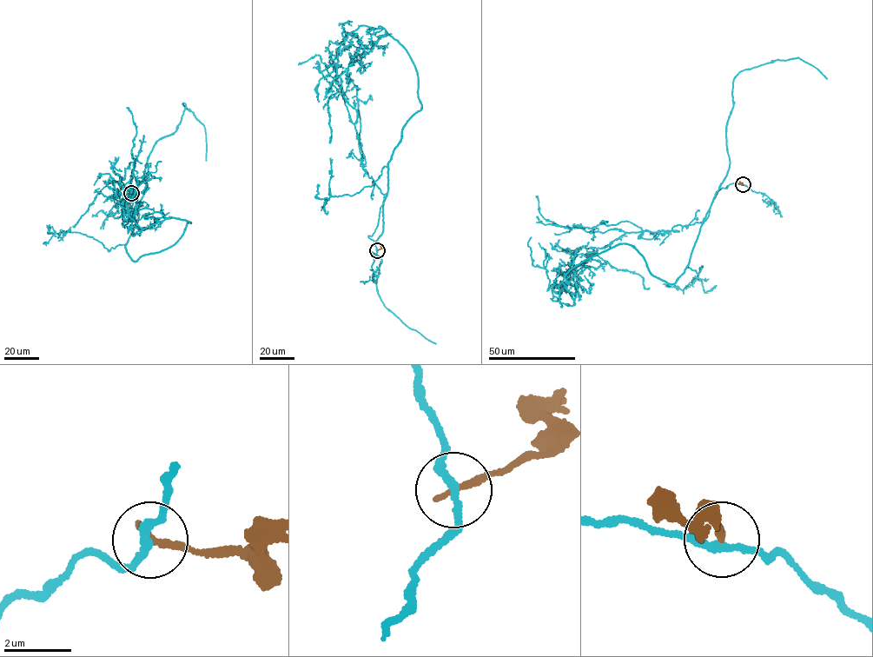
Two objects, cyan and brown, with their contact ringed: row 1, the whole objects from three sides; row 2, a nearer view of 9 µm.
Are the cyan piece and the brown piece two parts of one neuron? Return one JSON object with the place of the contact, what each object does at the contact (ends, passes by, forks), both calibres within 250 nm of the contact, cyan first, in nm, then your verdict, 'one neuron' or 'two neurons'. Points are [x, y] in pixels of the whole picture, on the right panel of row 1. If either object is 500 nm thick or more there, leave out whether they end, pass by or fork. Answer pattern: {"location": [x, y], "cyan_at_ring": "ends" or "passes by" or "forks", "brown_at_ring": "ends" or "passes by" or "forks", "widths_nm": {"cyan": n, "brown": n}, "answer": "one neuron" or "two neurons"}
{"location": [743, 184], "cyan_at_ring": "passes by", "brown_at_ring": "ends", "widths_nm": {"cyan": 240, "brown": 240}, "answer": "two neurons"}

